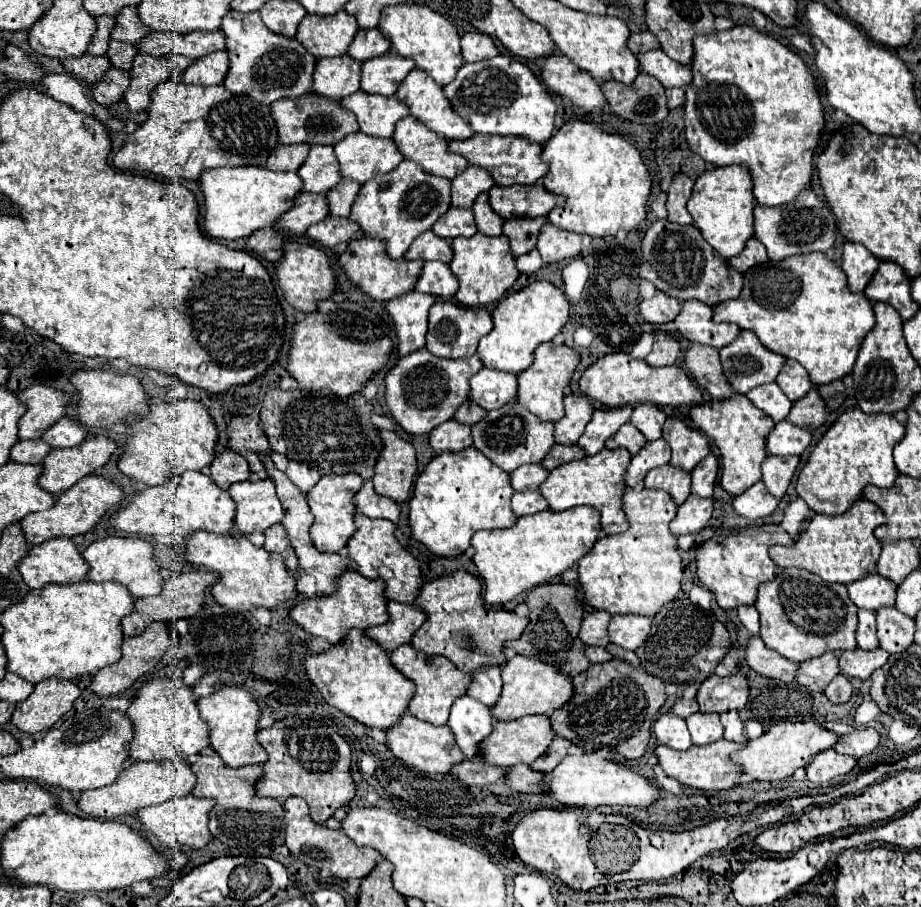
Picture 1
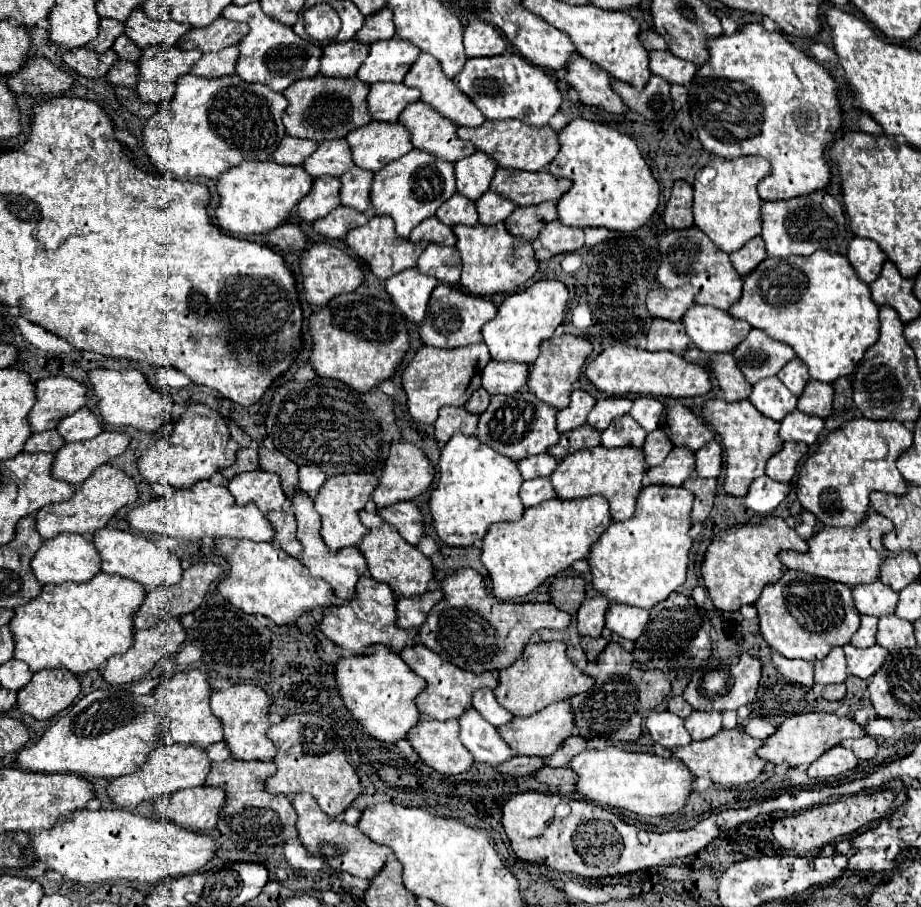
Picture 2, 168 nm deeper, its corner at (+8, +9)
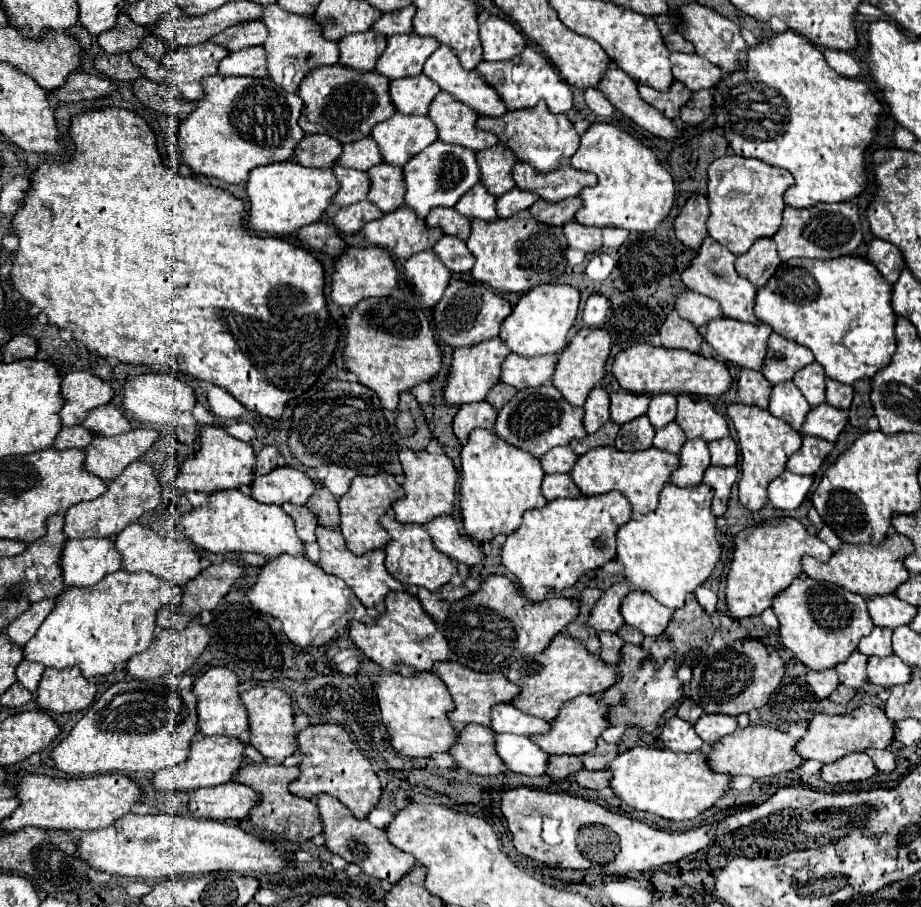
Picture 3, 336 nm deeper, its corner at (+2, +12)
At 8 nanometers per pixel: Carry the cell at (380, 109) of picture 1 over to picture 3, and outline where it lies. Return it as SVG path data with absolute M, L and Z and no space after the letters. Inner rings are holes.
M425 74L419 76L409 76L409 78L399 78L391 82L389 94L391 100L401 114L427 114L429 104L433 102L433 96L437 96L441 88L433 84Z

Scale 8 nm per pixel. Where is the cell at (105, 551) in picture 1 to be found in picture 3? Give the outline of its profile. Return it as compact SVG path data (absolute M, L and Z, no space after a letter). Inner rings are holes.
M139 522L129 524L123 532L119 532L115 546L123 554L123 568L127 572L149 572L177 586L185 586L189 580L193 580L201 572L197 546L193 546L189 540L163 538Z

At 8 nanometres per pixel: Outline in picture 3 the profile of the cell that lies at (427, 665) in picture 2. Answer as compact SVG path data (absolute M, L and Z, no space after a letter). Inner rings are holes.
M441 662L435 666L435 674L447 684L453 702L455 702L455 710L449 712L449 720L451 724L461 730L467 724L481 724L481 726L491 726L491 708L495 704L503 704L503 702L513 702L515 696L519 696L521 688L517 688L513 682L509 682L501 672L493 672L493 674L483 674L483 672L473 672L457 662Z

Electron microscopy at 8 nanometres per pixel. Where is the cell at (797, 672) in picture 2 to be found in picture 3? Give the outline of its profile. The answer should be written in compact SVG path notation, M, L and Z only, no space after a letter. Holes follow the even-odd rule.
M831 668L827 672L813 672L809 670L807 672L807 682L811 684L813 692L819 696L819 698L827 698L837 686L839 686L839 680L837 680L837 672Z

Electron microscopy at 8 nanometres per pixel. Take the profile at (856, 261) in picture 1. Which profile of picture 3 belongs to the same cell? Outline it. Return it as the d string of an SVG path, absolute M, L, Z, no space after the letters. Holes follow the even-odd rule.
M875 238L871 244L869 244L869 254L867 254L869 262L885 276L885 280L889 284L895 284L897 278L899 278L899 266L901 270L905 268L905 260L901 256L899 260L899 248L891 242L885 242L885 240L879 240Z

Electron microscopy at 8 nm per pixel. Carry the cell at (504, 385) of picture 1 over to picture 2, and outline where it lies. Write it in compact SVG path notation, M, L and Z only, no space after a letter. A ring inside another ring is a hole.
M489 361L481 375L481 387L489 395L513 395L517 393L527 379L529 365L525 363L501 363Z

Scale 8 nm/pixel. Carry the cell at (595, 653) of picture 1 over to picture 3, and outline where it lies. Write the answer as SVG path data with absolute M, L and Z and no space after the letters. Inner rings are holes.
M599 632L599 640L601 640L601 660L611 666L617 666L621 660L621 648L625 642L613 632Z

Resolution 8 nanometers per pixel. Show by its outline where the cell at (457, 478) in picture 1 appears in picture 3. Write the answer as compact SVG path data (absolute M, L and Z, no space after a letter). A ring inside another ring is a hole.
M473 430L461 450L461 508L463 524L473 540L487 542L495 536L511 534L521 526L525 510L545 506L541 480L545 472L539 458L501 440L493 430Z

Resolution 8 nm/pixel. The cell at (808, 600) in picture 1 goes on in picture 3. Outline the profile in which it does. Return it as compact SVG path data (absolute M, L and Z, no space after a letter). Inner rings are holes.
M809 576L793 580L793 584L773 600L773 612L781 624L779 636L783 646L815 672L829 670L845 662L851 652L857 650L859 640L869 636L873 630L867 602L861 596L845 592L843 588L837 588L829 582L811 580Z

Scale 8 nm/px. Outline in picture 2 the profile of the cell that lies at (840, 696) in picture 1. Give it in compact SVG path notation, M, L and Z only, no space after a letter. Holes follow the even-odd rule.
M835 683L835 685L823 687L821 697L827 701L841 701L845 697L845 683Z

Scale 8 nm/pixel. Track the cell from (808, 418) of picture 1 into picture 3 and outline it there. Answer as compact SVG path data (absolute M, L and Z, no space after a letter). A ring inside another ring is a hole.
M827 380L827 404L841 410L849 410L851 402L853 402L853 386L841 384L837 380Z

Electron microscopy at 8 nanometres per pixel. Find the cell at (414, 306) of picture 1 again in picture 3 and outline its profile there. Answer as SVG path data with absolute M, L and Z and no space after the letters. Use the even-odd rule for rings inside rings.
M433 250L419 252L405 262L405 280L415 288L425 306L435 306L449 286L451 272Z

